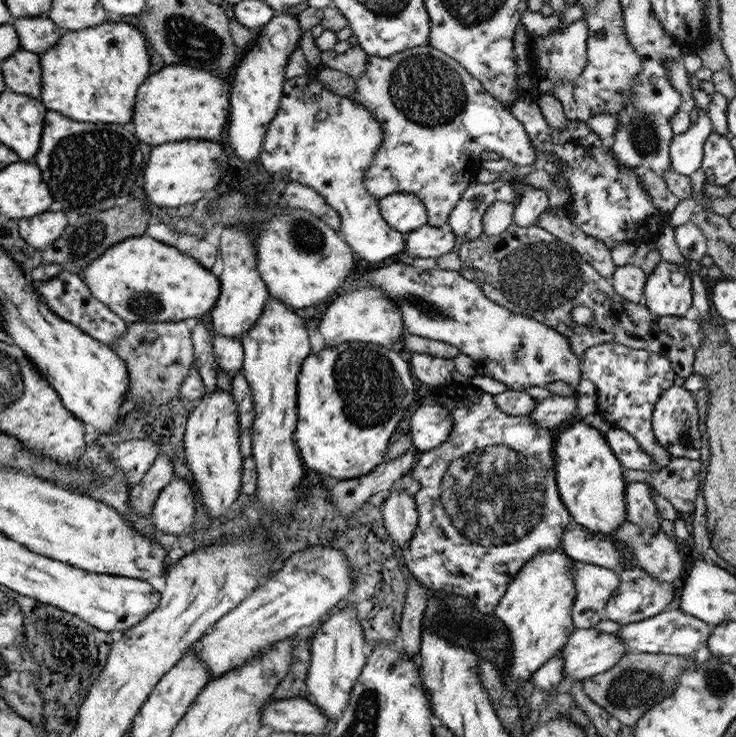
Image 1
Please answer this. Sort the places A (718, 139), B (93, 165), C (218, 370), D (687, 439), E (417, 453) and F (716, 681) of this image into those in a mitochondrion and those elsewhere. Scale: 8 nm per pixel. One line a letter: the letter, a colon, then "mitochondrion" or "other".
A: other
B: mitochondrion
C: other
D: mitochondrion
E: other
F: mitochondrion

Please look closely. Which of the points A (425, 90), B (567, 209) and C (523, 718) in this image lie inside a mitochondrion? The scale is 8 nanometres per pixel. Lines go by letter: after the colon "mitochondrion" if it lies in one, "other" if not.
A: mitochondrion
B: other
C: other

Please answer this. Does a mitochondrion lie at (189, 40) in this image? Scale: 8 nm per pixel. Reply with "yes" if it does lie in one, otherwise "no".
yes

